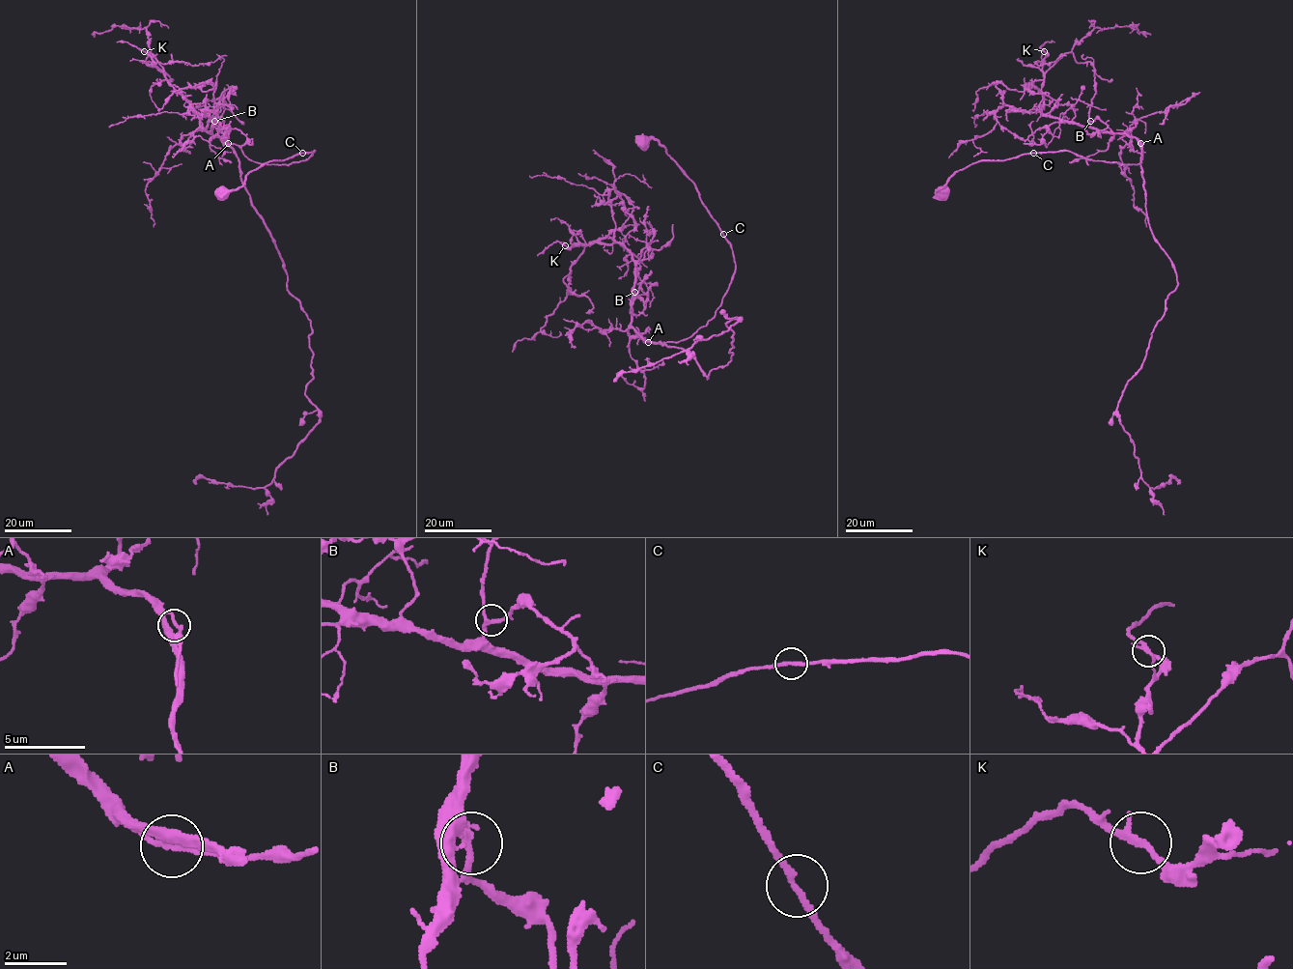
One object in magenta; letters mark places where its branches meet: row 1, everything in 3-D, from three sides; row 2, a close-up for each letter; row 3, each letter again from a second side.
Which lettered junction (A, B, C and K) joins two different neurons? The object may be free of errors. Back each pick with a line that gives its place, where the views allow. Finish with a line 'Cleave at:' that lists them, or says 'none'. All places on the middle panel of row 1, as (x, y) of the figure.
Cleave at: none

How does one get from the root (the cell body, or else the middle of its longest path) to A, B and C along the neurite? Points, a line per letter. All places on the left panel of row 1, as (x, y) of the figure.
A: (221, 193), (238, 189), (263, 163), (315, 151), (288, 165), (265, 164), (228, 144)
B: (221, 193), (238, 189), (263, 163), (315, 151), (307, 159), (288, 165), (260, 163), (210, 133), (214, 121)
C: (221, 193), (224, 197), (238, 189), (244, 183), (245, 176), (263, 163), (303, 153)

